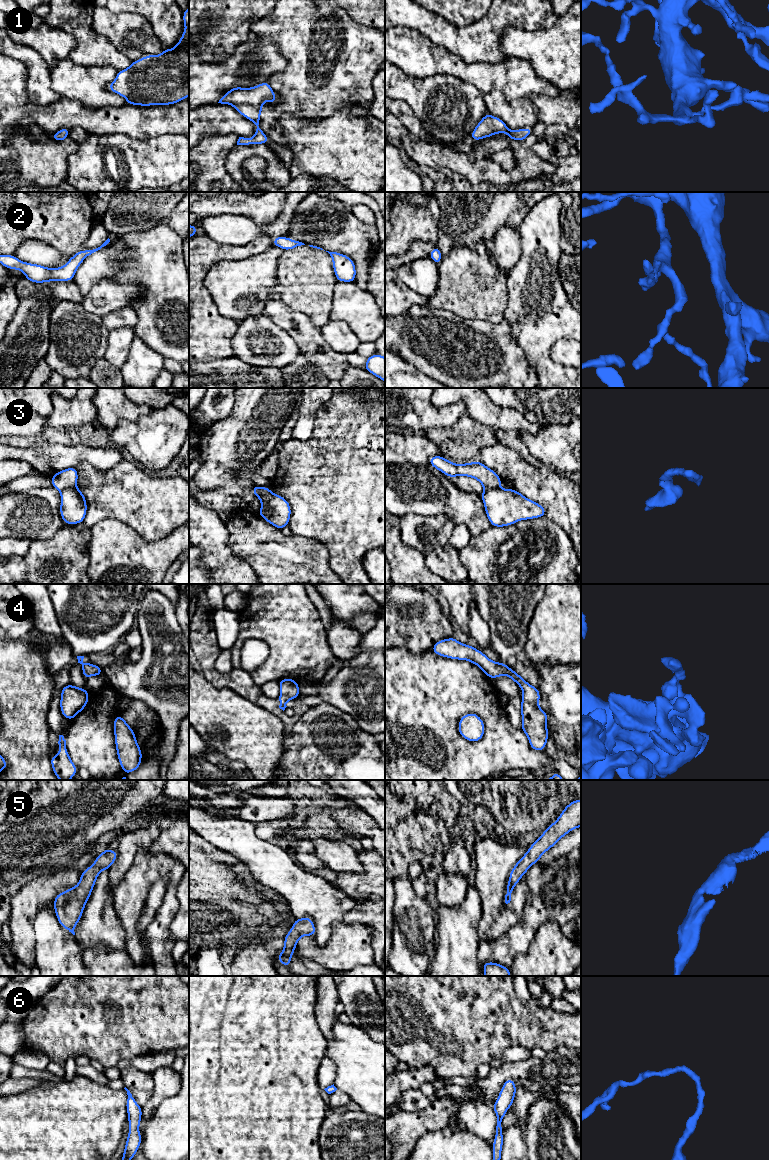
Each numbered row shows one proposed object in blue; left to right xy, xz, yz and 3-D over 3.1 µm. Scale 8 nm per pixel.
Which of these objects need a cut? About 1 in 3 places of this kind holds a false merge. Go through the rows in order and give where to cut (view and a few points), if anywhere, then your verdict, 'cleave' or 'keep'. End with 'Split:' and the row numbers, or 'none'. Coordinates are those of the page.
1: no cut | keep
2: no cut | keep
3: yz (499, 486), (484, 490) | cleave
4: no cut | keep
5: no cut | keep
6: no cut | keep
Split: 3

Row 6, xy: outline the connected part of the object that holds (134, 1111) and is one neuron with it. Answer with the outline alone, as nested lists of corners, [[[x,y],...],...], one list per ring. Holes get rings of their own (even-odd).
[[[125,1087],[127,1091],[126,1109],[128,1113],[129,1134],[126,1139],[126,1145],[122,1160],[131,1160],[136,1154],[139,1146],[142,1142],[142,1136],[139,1132],[139,1126],[142,1117],[142,1107],[140,1107],[130,1091]]]

